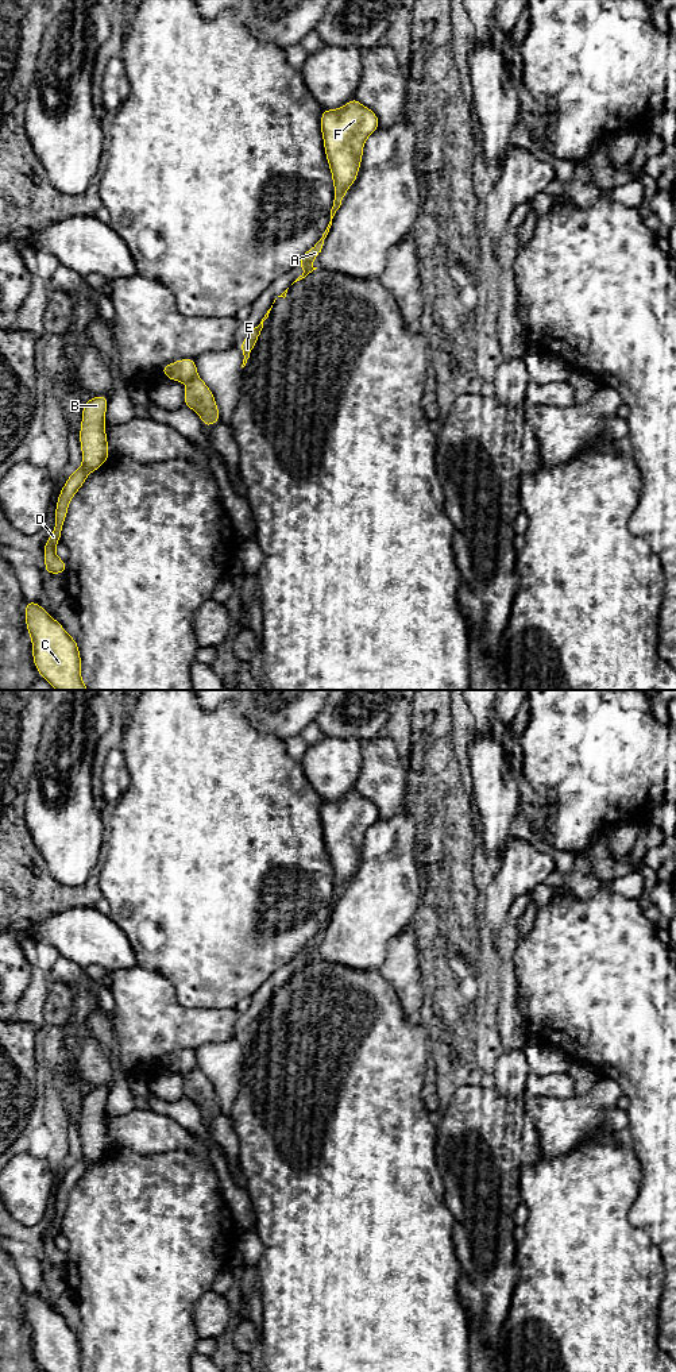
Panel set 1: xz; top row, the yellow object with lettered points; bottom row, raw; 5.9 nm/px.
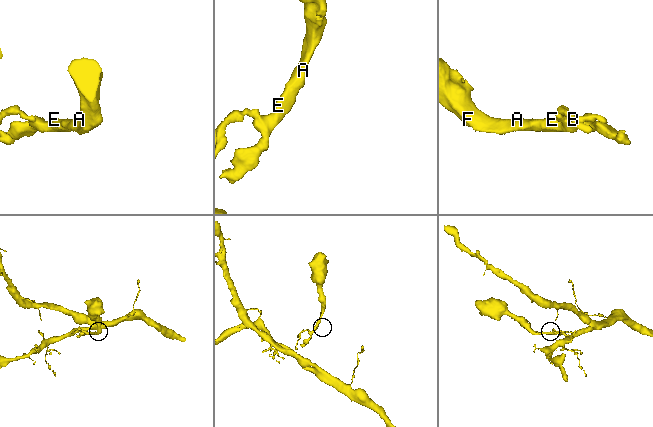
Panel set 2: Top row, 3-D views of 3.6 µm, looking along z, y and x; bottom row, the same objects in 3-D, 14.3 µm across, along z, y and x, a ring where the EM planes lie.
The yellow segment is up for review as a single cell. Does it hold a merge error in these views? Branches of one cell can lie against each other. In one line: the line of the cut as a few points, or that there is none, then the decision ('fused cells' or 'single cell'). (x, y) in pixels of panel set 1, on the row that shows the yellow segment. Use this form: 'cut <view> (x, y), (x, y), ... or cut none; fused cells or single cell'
cut xz (196, 374), (188, 381); fused cells

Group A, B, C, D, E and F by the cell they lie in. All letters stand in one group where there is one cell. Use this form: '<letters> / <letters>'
A E F / B C D

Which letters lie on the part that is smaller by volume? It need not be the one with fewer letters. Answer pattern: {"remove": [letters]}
{"remove": ["A", "E", "F"]}

